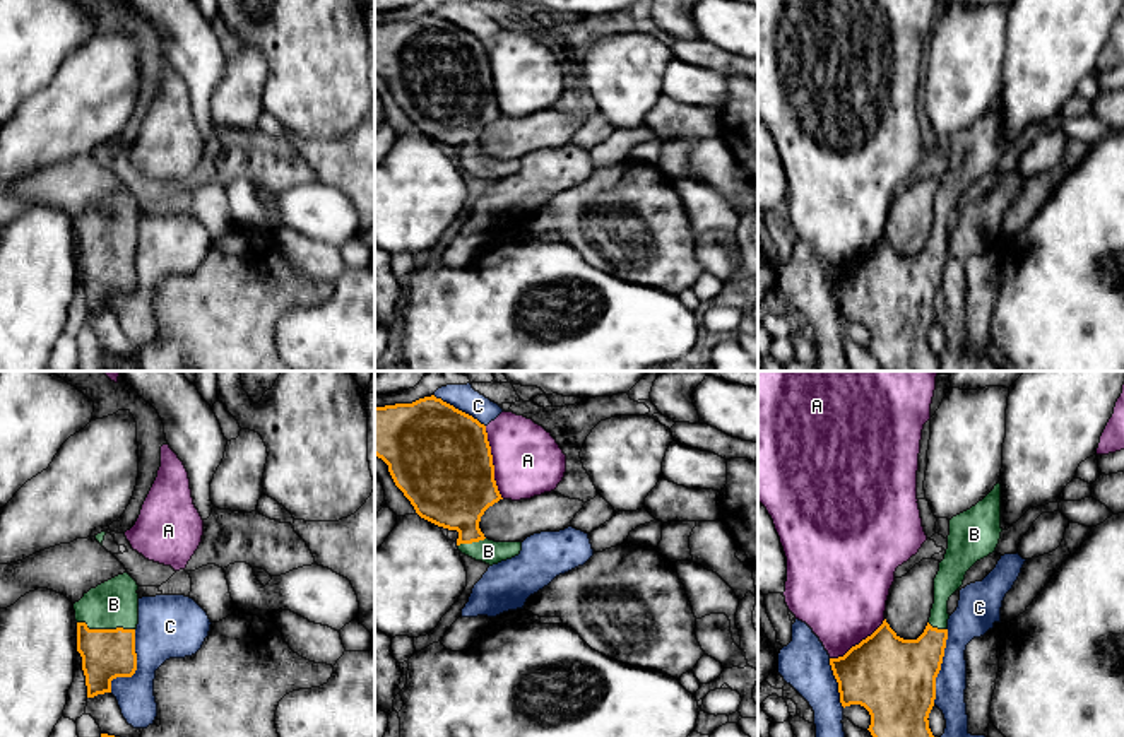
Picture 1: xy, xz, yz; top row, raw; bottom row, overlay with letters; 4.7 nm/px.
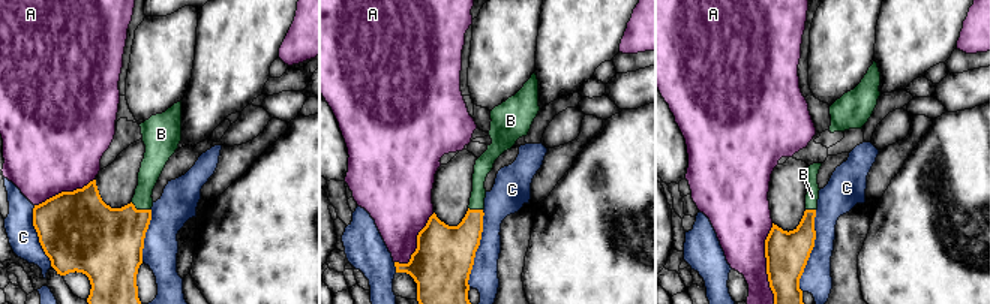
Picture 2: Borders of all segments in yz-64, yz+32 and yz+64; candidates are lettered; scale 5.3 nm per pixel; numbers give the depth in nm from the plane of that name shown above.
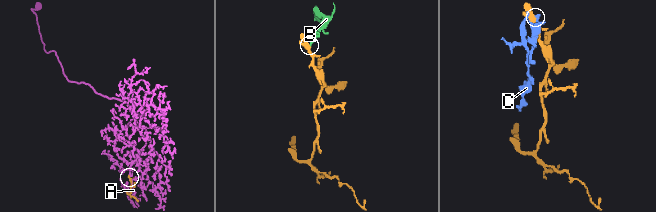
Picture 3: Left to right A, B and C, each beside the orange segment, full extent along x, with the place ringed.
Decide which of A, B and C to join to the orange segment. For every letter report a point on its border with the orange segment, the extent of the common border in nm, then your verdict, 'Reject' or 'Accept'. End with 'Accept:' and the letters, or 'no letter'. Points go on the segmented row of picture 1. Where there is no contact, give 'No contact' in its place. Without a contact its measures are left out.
A: Touches orange at xz (491, 462). Shared border 360 nm. Reject
B: Touches orange at xy (106, 630). Shared border 280 nm. Accept
C: Touches orange at xy (136, 667). Shared border 320 nm. Reject
Accept: B

